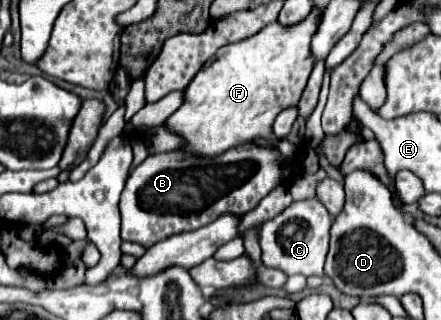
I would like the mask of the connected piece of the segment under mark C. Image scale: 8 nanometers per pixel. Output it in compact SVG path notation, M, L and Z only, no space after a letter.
M317 198L293 202L289 208L285 208L283 214L265 222L259 230L259 246L263 250L263 264L269 268L281 270L287 276L293 276L293 274L323 276L331 222L333 220L327 208Z

